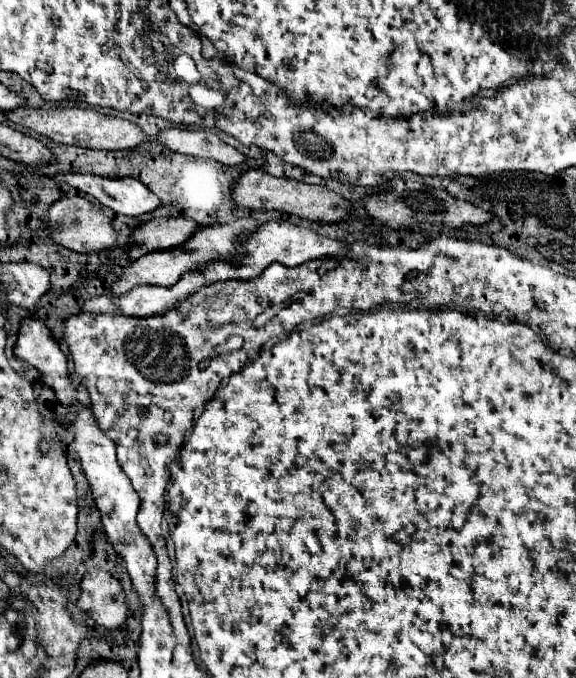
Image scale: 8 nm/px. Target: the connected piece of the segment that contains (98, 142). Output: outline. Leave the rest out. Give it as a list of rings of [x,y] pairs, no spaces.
[[[14,109],[12,113],[6,113],[6,117],[14,123],[20,123],[40,135],[50,137],[52,141],[64,143],[64,145],[80,145],[90,149],[104,149],[104,151],[122,151],[122,149],[136,149],[142,145],[148,135],[136,125],[120,117],[106,117],[92,109]]]

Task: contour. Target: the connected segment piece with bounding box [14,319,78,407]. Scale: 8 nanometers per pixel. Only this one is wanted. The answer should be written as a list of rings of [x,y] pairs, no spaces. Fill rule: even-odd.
[[[24,319],[24,321],[22,321],[20,333],[18,333],[18,343],[16,343],[14,353],[16,353],[20,359],[28,361],[32,367],[38,369],[42,381],[44,381],[48,387],[54,389],[58,401],[60,401],[64,407],[72,407],[72,405],[78,403],[78,401],[76,401],[76,387],[72,385],[72,379],[70,379],[68,369],[66,369],[66,355],[60,351],[58,343],[52,339],[48,327],[46,327],[42,321],[38,321],[38,319]]]

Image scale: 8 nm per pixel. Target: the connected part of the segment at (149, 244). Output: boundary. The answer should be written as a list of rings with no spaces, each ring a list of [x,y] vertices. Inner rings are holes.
[[[170,217],[170,219],[152,219],[140,225],[132,233],[130,245],[130,259],[140,259],[152,251],[166,251],[186,243],[200,225],[194,219],[184,217]]]

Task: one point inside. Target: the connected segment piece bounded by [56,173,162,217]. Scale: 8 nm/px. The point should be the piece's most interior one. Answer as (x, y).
(128, 196)

